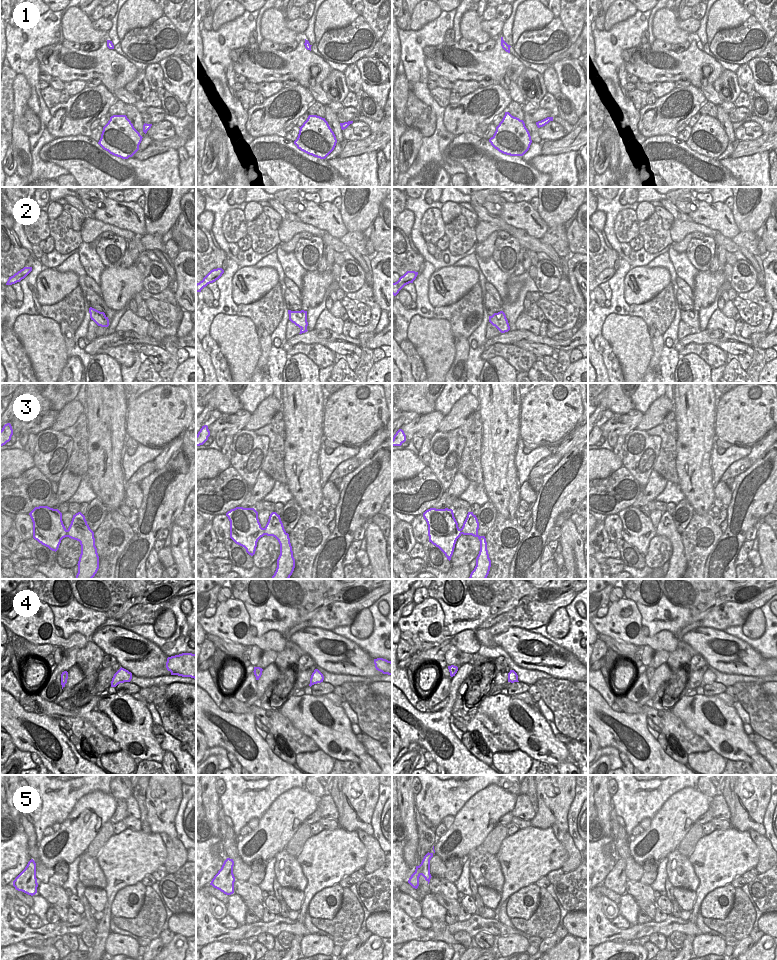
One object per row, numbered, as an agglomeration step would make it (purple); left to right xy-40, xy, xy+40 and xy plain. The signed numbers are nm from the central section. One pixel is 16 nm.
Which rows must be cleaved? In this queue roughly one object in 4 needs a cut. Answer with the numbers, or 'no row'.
no row

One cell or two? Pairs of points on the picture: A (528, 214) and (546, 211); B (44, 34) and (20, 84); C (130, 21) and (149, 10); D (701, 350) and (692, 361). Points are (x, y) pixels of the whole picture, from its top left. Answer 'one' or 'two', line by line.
A: two
B: two
C: one
D: two

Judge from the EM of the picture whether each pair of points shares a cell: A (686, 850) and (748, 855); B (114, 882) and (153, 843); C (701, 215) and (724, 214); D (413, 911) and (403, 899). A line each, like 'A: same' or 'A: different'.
A: different
B: same
C: same
D: same

